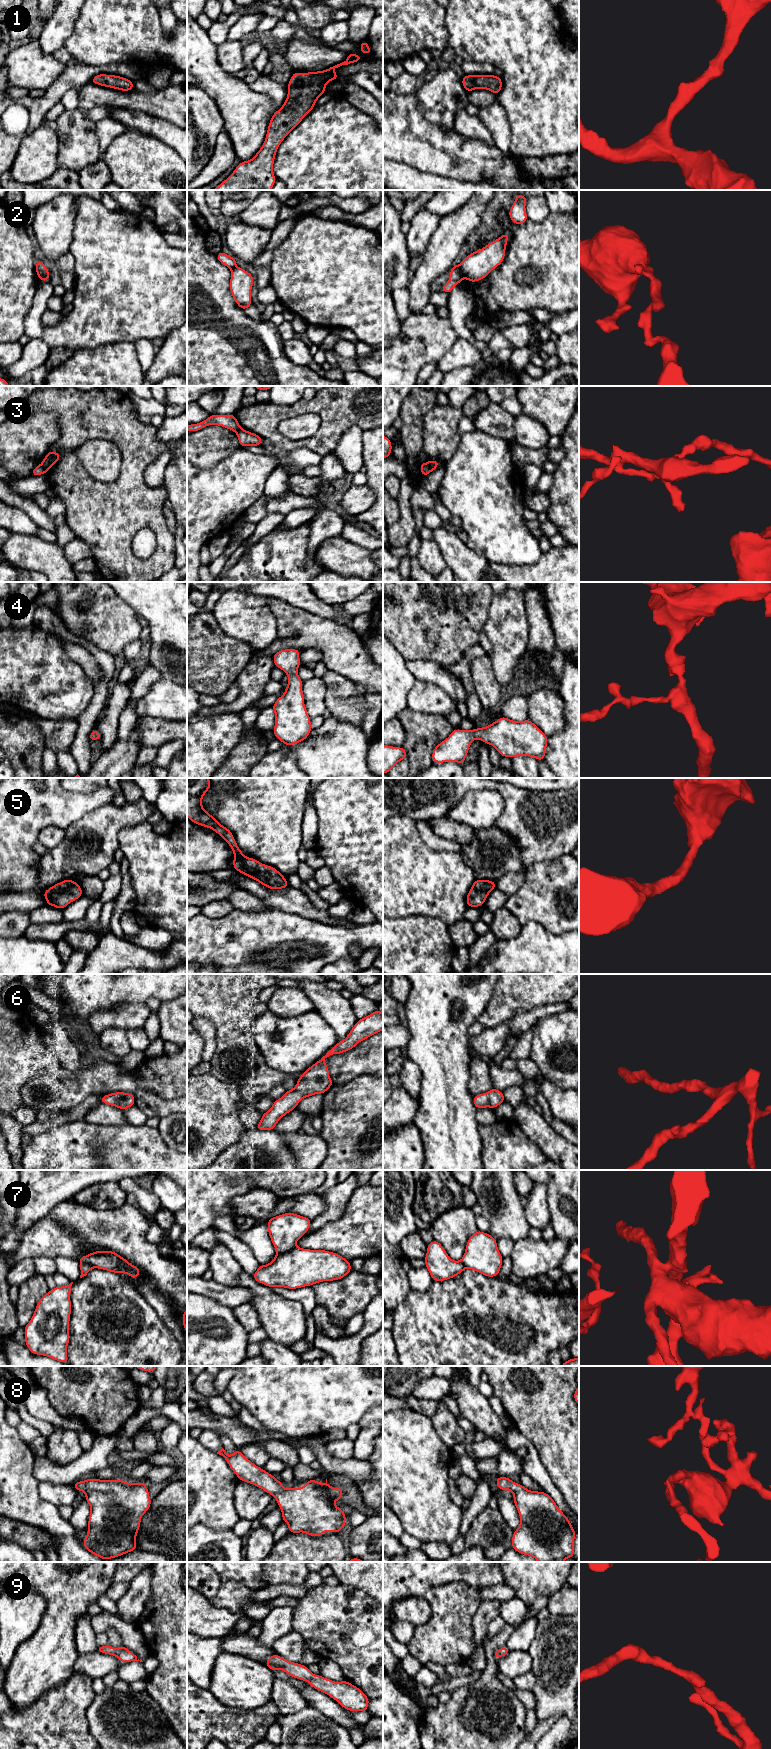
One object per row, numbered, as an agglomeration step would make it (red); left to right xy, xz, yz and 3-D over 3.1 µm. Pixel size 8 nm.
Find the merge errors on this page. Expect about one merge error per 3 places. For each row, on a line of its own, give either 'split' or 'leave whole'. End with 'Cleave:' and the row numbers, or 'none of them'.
1: leave whole
2: split
3: split
4: leave whole
5: leave whole
6: leave whole
7: split
8: leave whole
9: leave whole
Cleave: 2, 3, 7

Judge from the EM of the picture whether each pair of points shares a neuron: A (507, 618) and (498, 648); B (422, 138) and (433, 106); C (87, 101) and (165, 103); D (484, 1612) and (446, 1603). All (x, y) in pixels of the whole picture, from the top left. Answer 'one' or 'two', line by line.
A: one
B: two
C: one
D: two

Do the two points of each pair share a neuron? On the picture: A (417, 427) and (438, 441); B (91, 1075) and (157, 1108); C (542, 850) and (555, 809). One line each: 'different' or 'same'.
A: different
B: same
C: same

